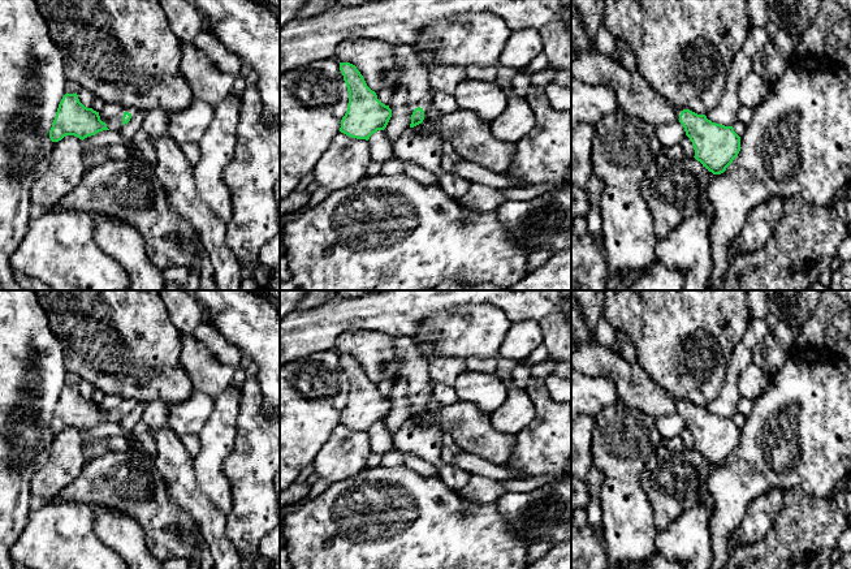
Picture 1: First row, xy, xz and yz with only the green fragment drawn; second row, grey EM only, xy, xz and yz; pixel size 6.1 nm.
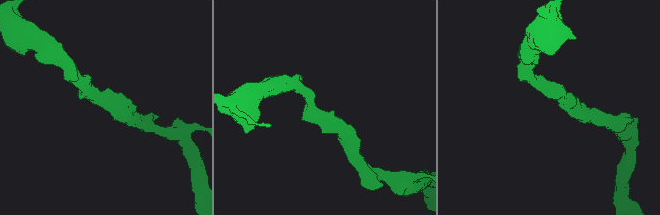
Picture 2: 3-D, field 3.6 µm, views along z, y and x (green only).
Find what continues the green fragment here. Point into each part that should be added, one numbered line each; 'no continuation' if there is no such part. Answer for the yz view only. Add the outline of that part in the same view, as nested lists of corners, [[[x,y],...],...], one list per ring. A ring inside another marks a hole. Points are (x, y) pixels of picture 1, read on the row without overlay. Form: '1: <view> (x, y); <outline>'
1: yz (635, 388); [[[588,339],[571,342],[571,368],[613,380],[618,401],[655,419],[679,413],[677,397],[655,383],[638,362],[626,361],[622,354],[605,345]]]

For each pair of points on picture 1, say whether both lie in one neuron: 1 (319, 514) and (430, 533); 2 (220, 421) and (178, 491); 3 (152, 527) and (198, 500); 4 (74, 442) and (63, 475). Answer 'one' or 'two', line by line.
1: one
2: two
3: two
4: one

